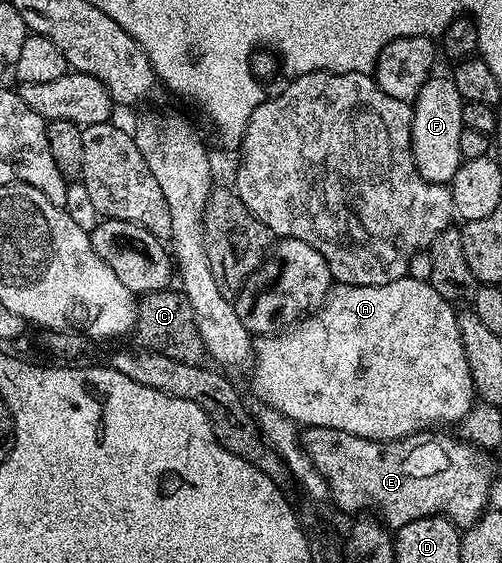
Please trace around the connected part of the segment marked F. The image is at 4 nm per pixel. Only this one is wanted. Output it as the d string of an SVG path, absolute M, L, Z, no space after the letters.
M432 75L422 84L412 103L411 152L423 178L433 184L447 184L463 161L460 154L460 134L465 126L464 101L452 77L437 75Z

